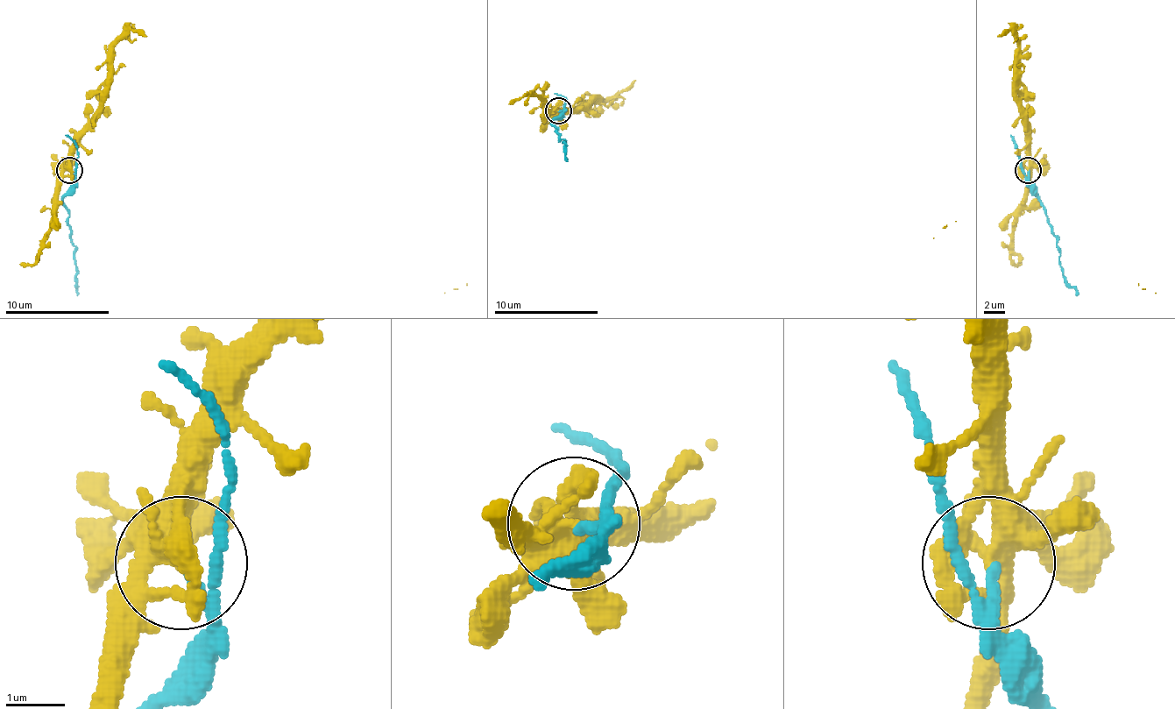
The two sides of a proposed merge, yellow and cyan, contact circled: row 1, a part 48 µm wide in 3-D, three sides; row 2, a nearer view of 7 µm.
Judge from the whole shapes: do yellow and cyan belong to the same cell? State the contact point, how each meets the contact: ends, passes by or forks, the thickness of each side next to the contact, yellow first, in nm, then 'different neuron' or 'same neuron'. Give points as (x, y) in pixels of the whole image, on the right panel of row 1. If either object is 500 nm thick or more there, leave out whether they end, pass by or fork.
at (1028, 170); yellow forks there; cyan passes by; 320 nm thick on the yellow side, 120 nm on the other; different neuron

